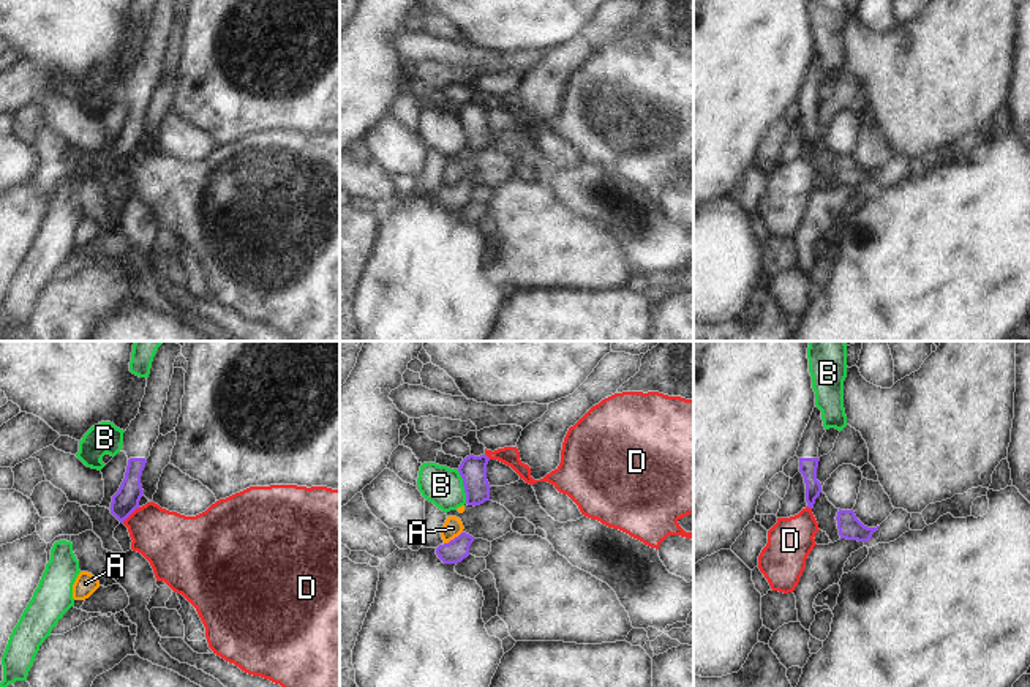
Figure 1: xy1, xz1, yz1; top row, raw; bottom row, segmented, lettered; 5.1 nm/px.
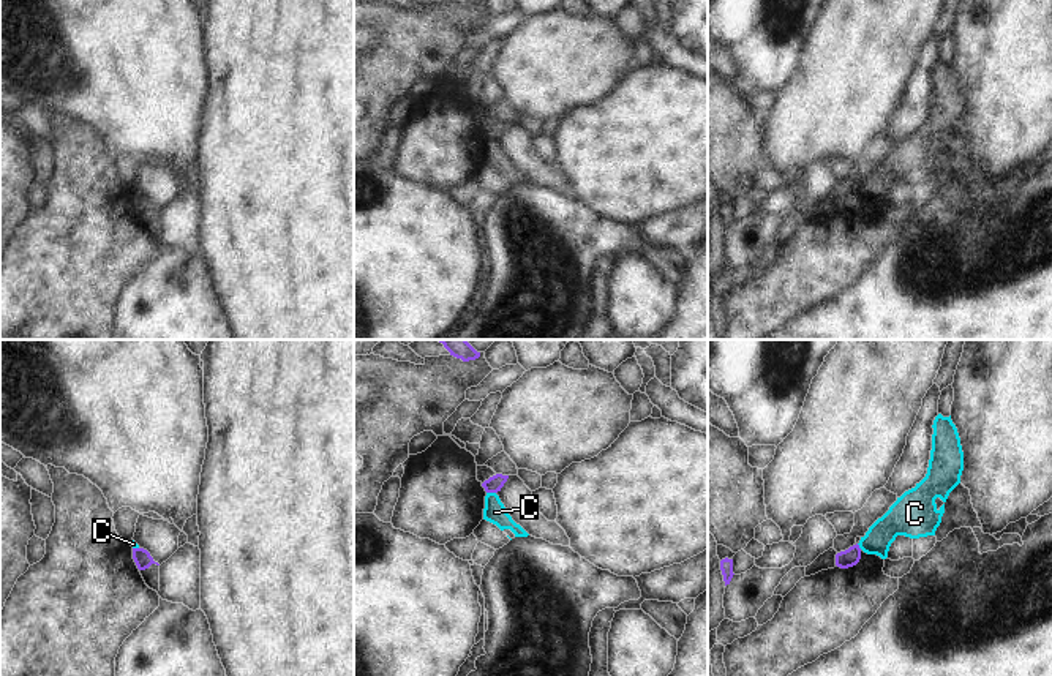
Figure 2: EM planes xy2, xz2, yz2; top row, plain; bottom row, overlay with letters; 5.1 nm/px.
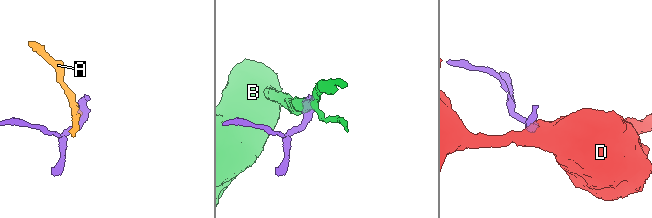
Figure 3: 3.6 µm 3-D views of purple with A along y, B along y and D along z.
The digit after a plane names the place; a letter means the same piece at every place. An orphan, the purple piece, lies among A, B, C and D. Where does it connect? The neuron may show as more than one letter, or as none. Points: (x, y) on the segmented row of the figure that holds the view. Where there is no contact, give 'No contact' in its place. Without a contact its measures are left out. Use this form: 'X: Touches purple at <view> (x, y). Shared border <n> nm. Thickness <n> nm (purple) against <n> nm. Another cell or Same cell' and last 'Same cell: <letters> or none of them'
A: Touches purple at xz1 (454, 539). Shared border 120 nm. Thickness 120 nm (purple) against 100 nm. Another cell
B: Touches purple at xz1 (463, 485). Shared border 180 nm. Thickness 140 nm (purple) against 200 nm. Another cell
C: Touches purple at xz2 (492, 491). Shared border 50 nm. Thickness 80 nm (purple) against 120 nm. Another cell
D: Touches purple at xy1 (130, 514). Shared border 120 nm. Thickness 140 nm (purple) against 300 nm. Another cell
Same cell: none of them

